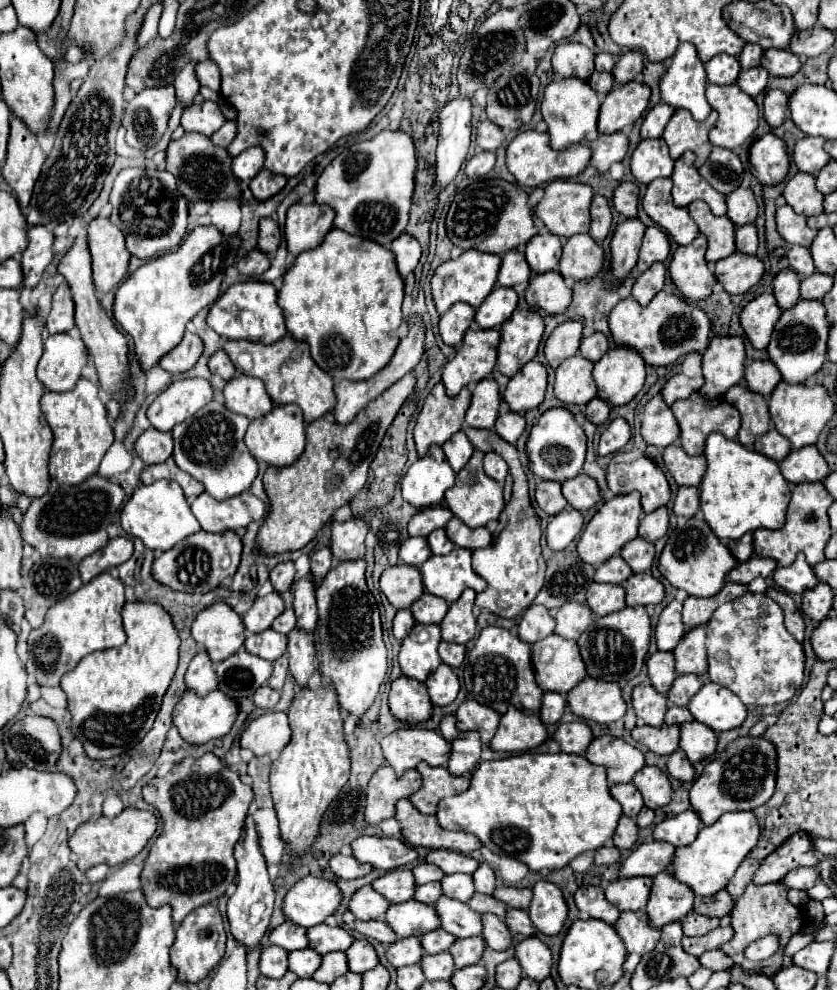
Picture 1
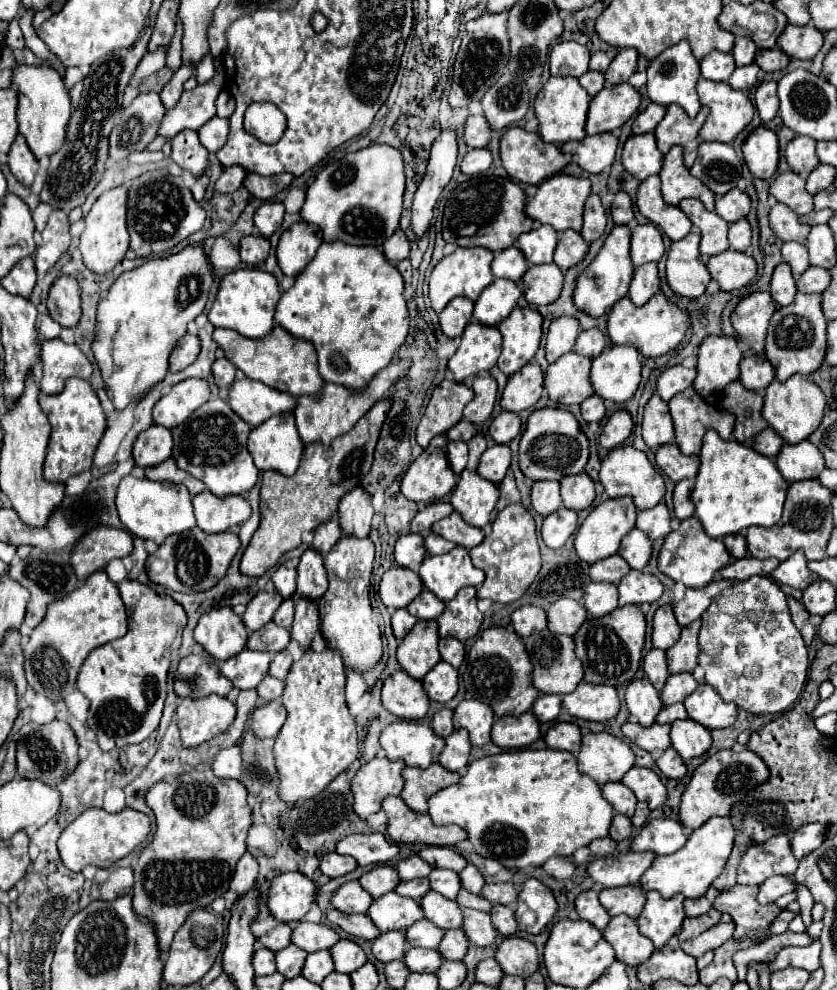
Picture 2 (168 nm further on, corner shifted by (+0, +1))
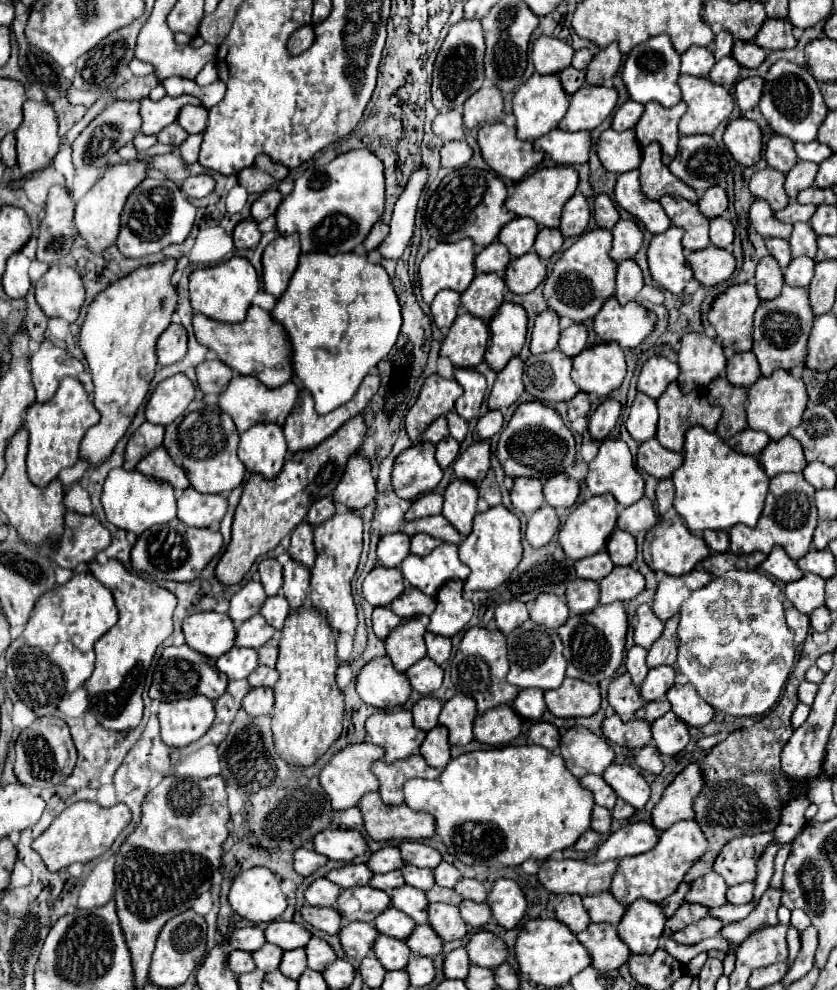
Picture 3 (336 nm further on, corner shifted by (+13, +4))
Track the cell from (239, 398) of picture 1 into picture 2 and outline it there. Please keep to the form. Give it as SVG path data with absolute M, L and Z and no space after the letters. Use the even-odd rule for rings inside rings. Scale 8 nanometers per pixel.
M235 380L229 388L229 406L249 424L259 426L267 418L283 412L293 412L297 398L269 388L259 380Z

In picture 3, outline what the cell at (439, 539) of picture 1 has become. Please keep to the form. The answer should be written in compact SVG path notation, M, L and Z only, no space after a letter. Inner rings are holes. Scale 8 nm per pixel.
M416 533L412 537L412 545L410 545L410 551L414 555L428 555L434 547L438 547L442 541L430 537L430 535L424 535L424 533Z

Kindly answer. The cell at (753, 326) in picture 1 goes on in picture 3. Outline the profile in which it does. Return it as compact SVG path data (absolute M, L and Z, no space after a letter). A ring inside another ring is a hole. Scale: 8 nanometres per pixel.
M752 283L732 285L716 299L716 303L710 309L708 319L710 319L712 327L716 329L724 347L732 347L736 353L752 349L752 317L754 317L754 311L758 305L760 305L760 299L758 299L756 287Z

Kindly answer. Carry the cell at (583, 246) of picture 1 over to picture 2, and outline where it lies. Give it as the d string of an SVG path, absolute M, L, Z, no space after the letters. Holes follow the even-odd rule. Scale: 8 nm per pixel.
M573 230L561 232L557 248L555 248L555 264L563 272L567 272L567 268L579 264L585 258L587 248L589 248L589 244L581 238L579 232L573 232Z

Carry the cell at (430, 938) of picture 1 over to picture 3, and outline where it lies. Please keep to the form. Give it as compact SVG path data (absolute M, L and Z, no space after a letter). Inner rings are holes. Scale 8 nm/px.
M388 907L386 913L380 915L380 919L374 921L374 927L384 933L390 935L394 939L408 939L410 933L414 931L416 923L412 921L412 917L408 917L406 913L398 911L396 907Z

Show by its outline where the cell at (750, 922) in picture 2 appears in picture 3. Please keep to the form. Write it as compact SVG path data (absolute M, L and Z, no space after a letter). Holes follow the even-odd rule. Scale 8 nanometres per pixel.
M706 873L704 877L700 877L692 883L692 889L690 889L686 901L688 903L700 903L708 909L722 907L728 903L726 891L728 891L728 887L718 873Z

